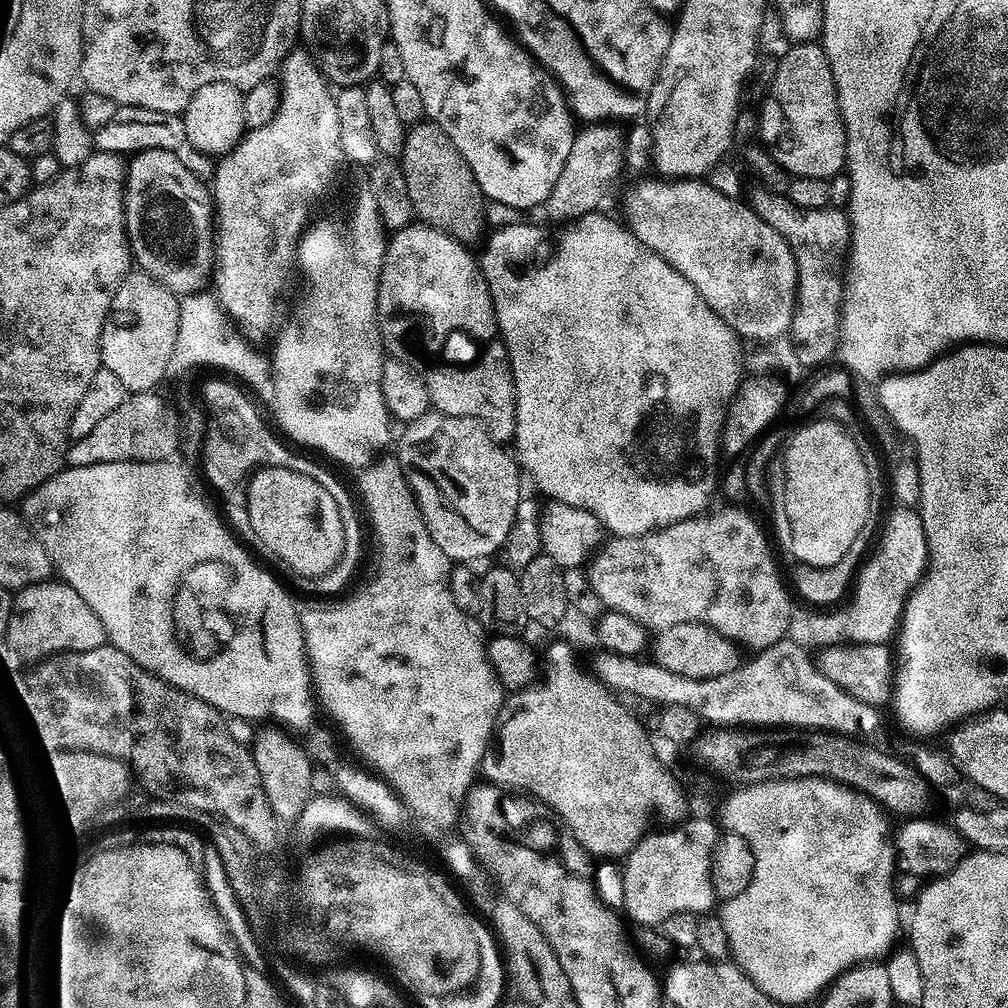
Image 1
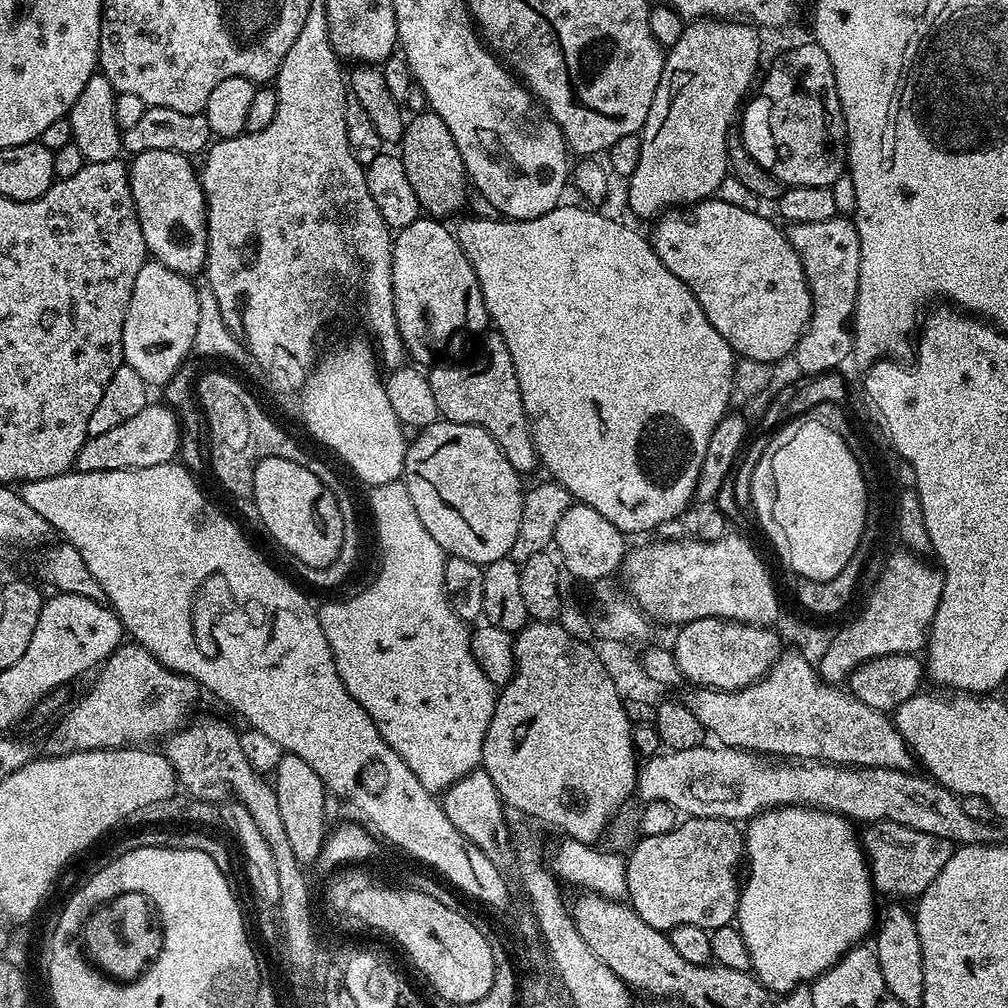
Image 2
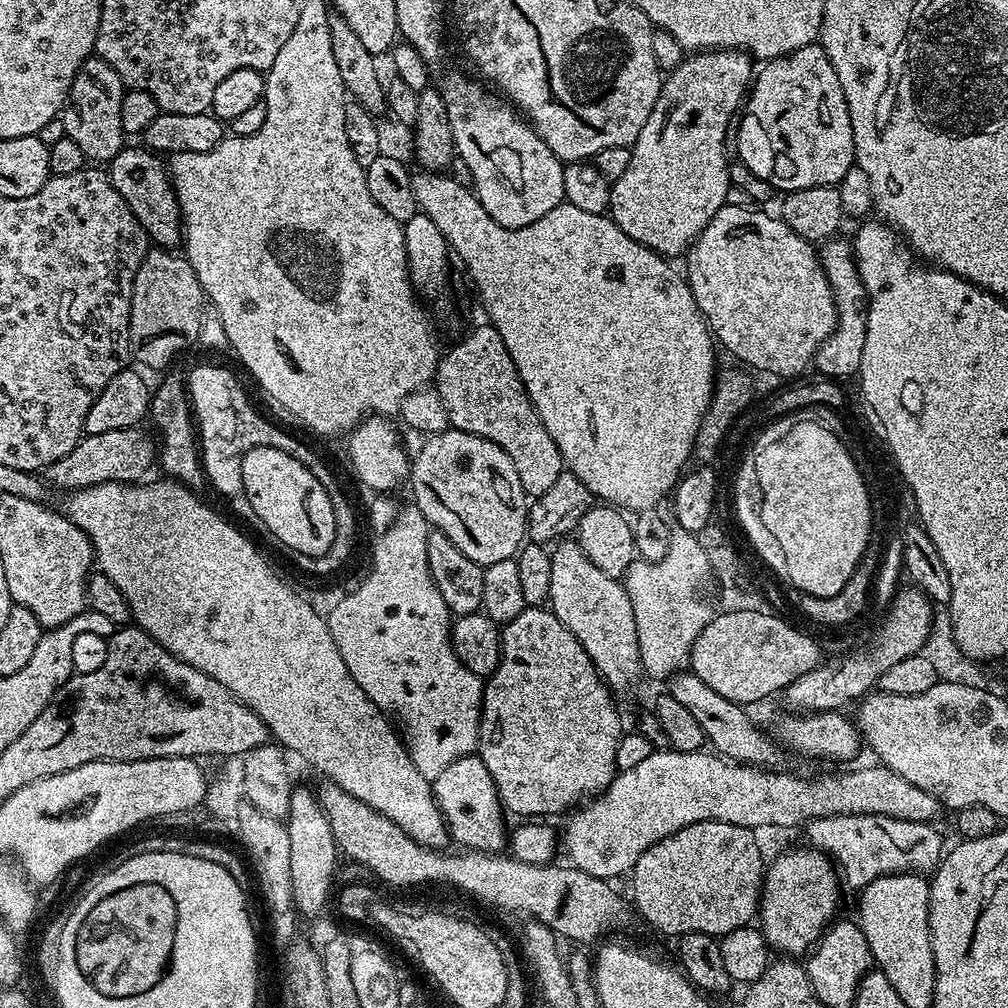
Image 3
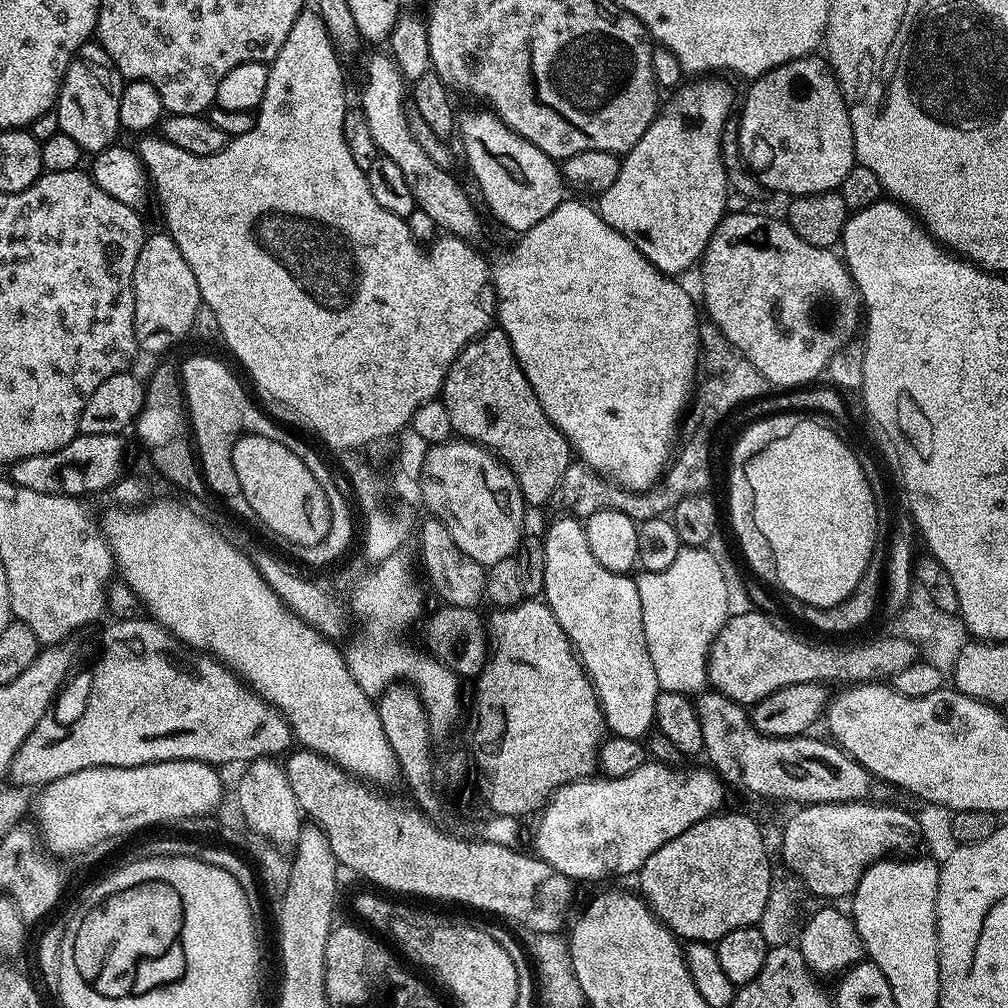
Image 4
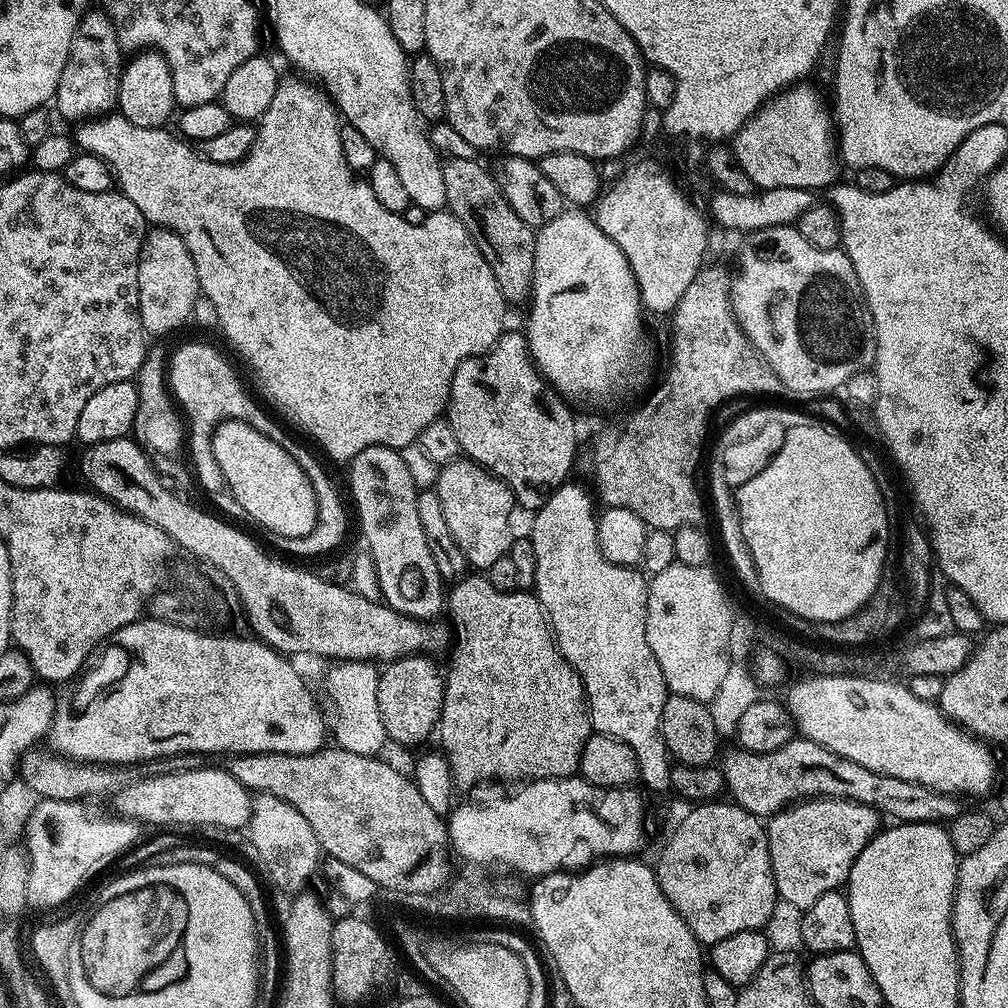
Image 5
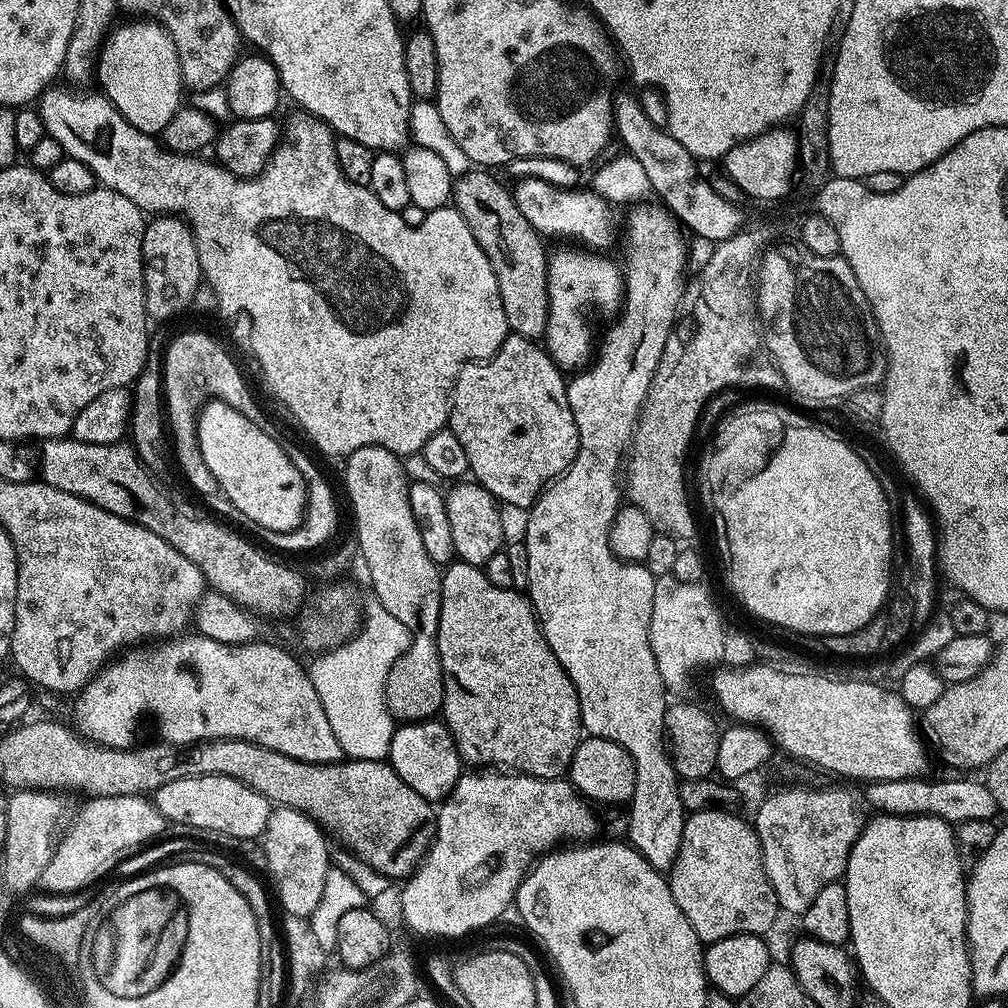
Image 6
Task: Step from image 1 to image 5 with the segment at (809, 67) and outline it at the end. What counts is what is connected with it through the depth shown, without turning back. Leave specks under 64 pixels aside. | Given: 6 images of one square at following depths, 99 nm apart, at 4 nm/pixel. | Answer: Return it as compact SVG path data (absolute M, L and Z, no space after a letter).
M796 82L765 100L738 129L734 151L742 170L750 174L757 189L827 189L837 179L838 152L836 156L832 132L834 136L834 116L829 105L828 108L824 105L819 90L811 88L808 82Z

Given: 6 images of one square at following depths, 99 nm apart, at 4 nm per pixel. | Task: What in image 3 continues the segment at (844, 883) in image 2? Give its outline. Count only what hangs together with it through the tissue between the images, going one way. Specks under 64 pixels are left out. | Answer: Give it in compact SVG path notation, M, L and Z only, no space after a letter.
M803 847L798 849L797 852L784 852L773 864L771 861L767 865L764 874L764 887L760 894L759 927L762 929L769 945L775 951L776 948L780 951L777 953L788 958L800 958L800 955L803 957L815 945L825 928L837 919L836 907L840 904L842 881L838 875L836 865L819 848Z

